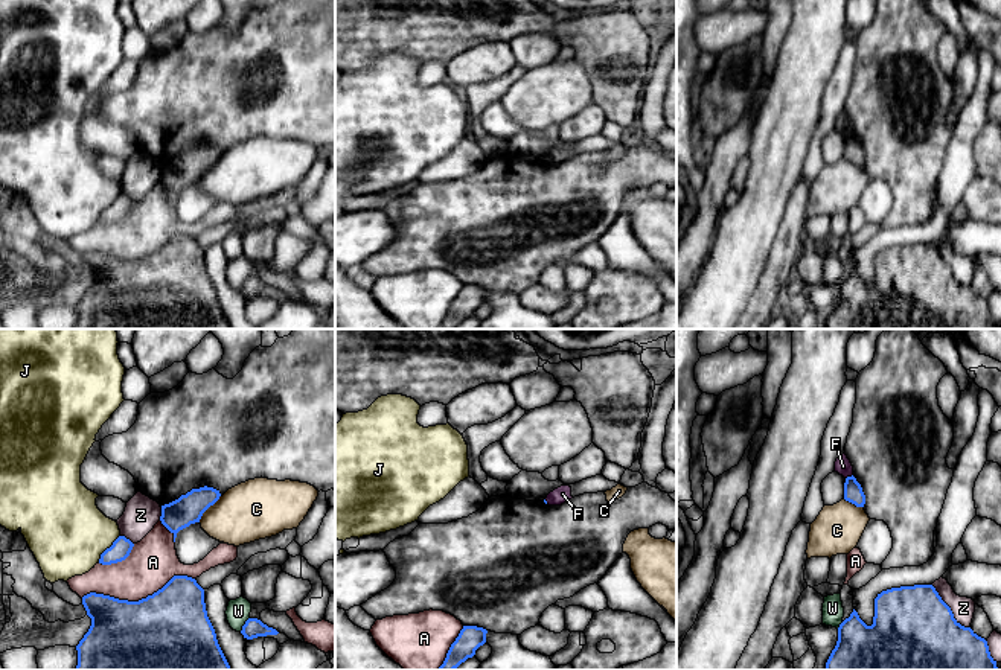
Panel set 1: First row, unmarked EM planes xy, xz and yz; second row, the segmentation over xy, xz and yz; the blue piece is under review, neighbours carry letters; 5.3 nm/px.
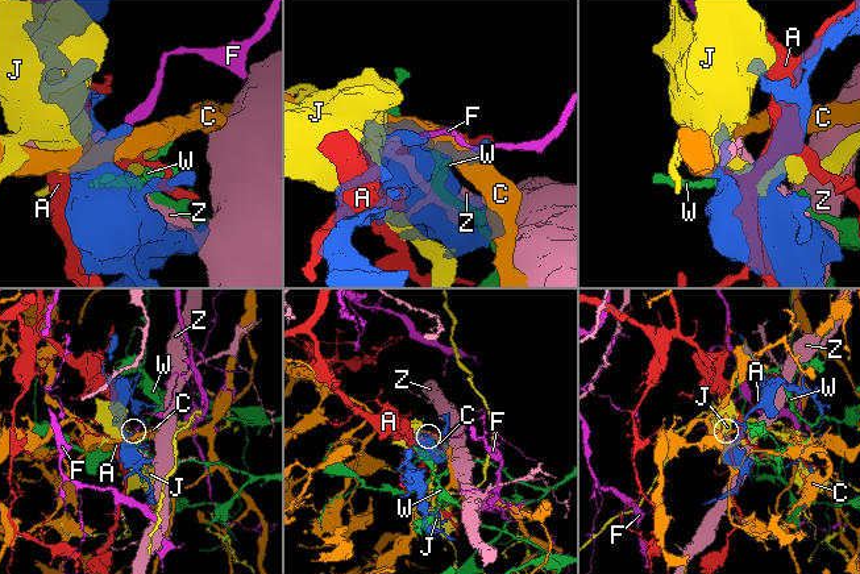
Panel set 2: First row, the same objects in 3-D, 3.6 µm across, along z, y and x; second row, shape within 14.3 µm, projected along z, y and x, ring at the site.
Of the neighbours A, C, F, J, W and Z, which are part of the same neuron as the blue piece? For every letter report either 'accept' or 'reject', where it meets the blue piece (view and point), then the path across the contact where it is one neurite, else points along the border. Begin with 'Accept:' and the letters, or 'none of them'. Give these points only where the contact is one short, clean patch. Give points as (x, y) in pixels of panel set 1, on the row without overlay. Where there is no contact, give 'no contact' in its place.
Accept: none of them
A: reject; meets blue in xy at (139, 259)
C: reject; meets blue in xy at (207, 166)
F: reject; meets blue in yz at (849, 136); border along yz (852, 133), (846, 137)
J: reject; meets blue in xy at (107, 207)
W: reject; meets blue in xy at (244, 283)
Z: reject; meets blue in yz at (949, 268)

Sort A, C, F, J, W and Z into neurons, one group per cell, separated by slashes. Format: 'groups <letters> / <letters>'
groups A / C / F / J / W / Z

